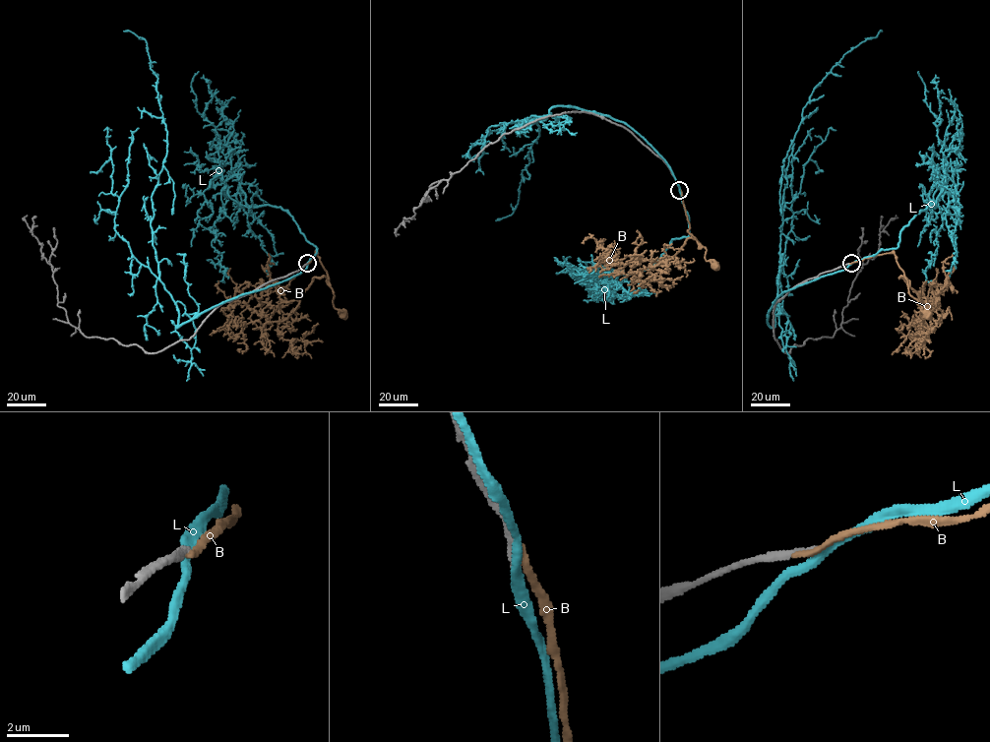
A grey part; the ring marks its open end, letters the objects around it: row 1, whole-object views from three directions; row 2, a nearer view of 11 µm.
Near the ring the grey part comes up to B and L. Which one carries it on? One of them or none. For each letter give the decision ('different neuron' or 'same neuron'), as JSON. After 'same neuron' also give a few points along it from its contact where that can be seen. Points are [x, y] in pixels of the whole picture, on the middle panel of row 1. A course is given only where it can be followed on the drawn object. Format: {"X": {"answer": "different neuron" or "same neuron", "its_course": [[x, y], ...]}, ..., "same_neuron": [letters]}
{"B": {"answer": "different neuron"}, "L": {"answer": "different neuron"}, "same_neuron": []}

